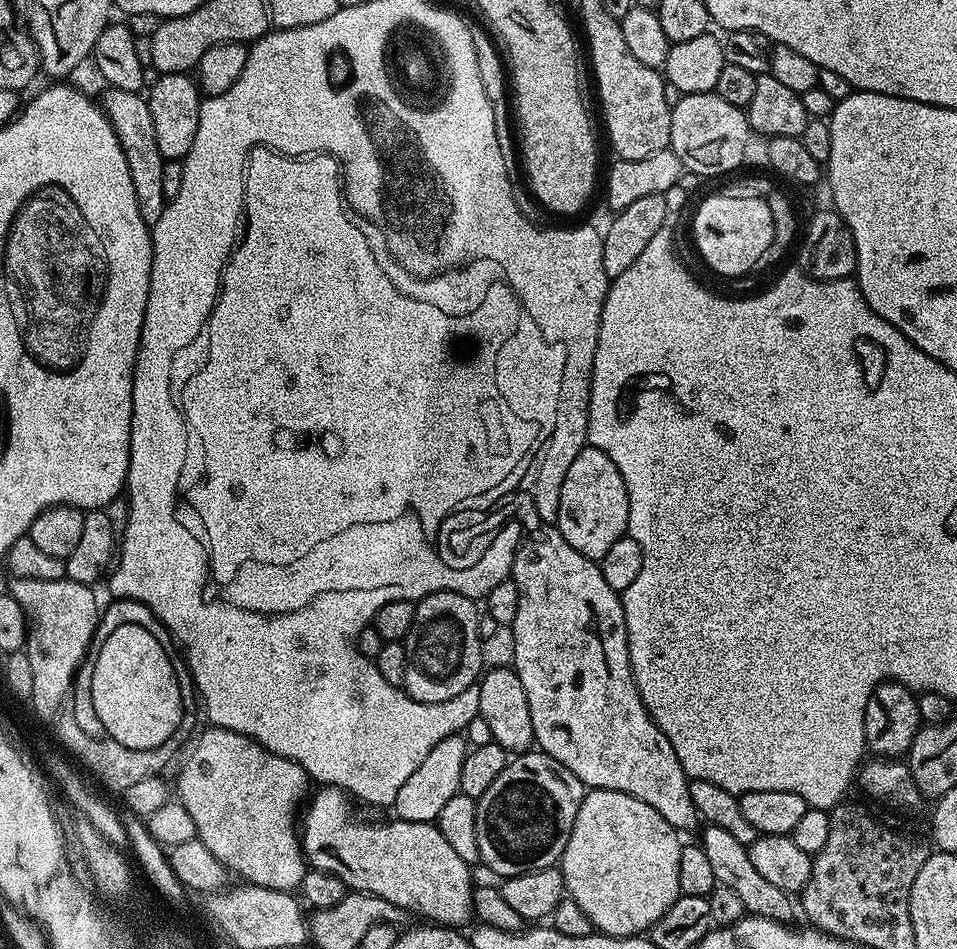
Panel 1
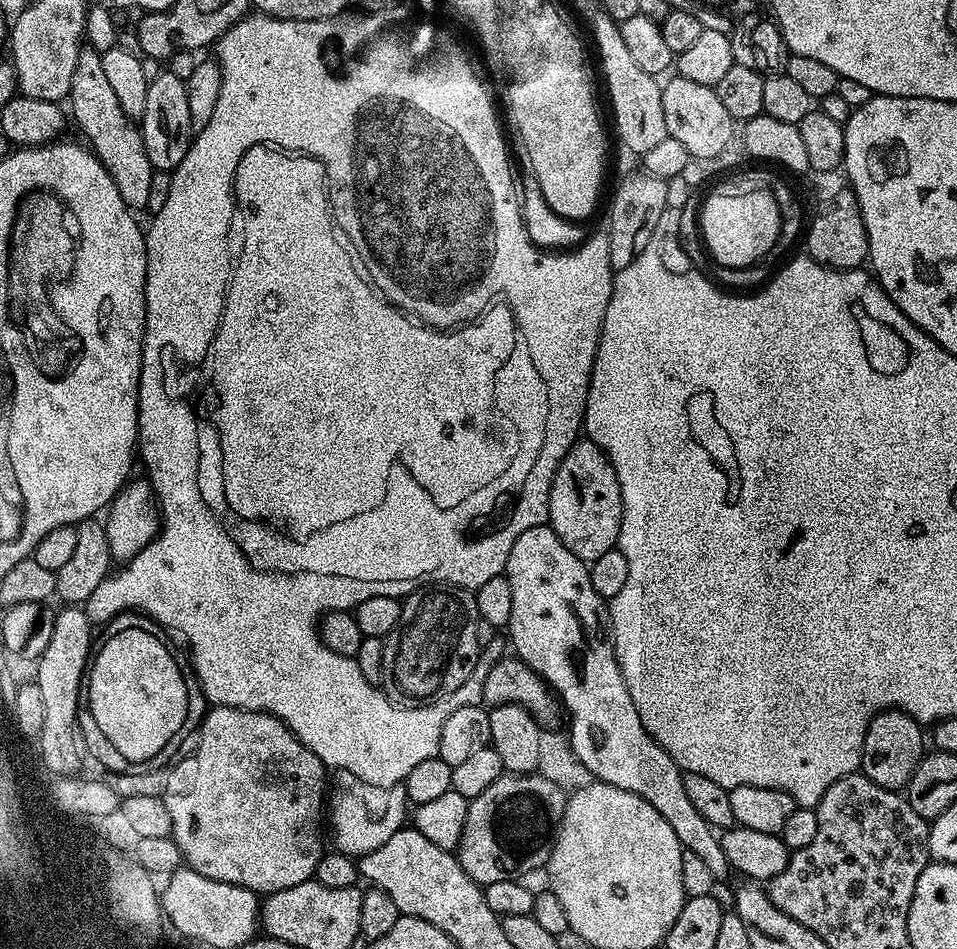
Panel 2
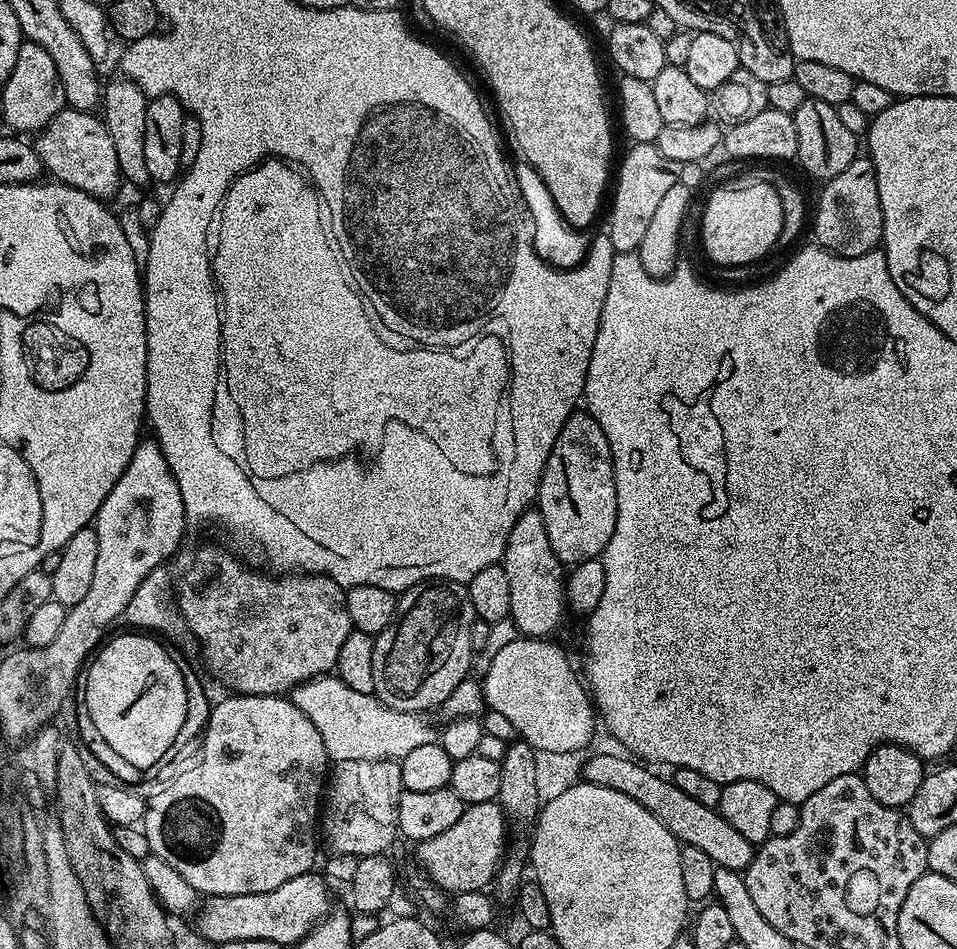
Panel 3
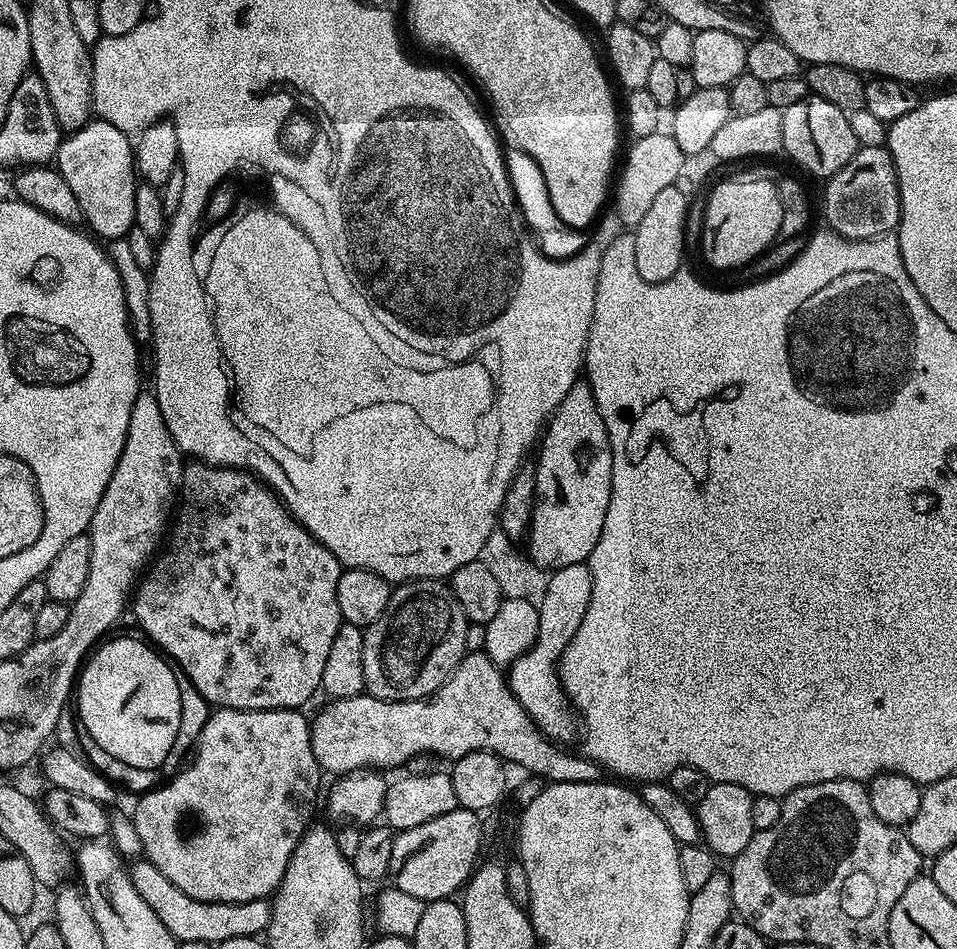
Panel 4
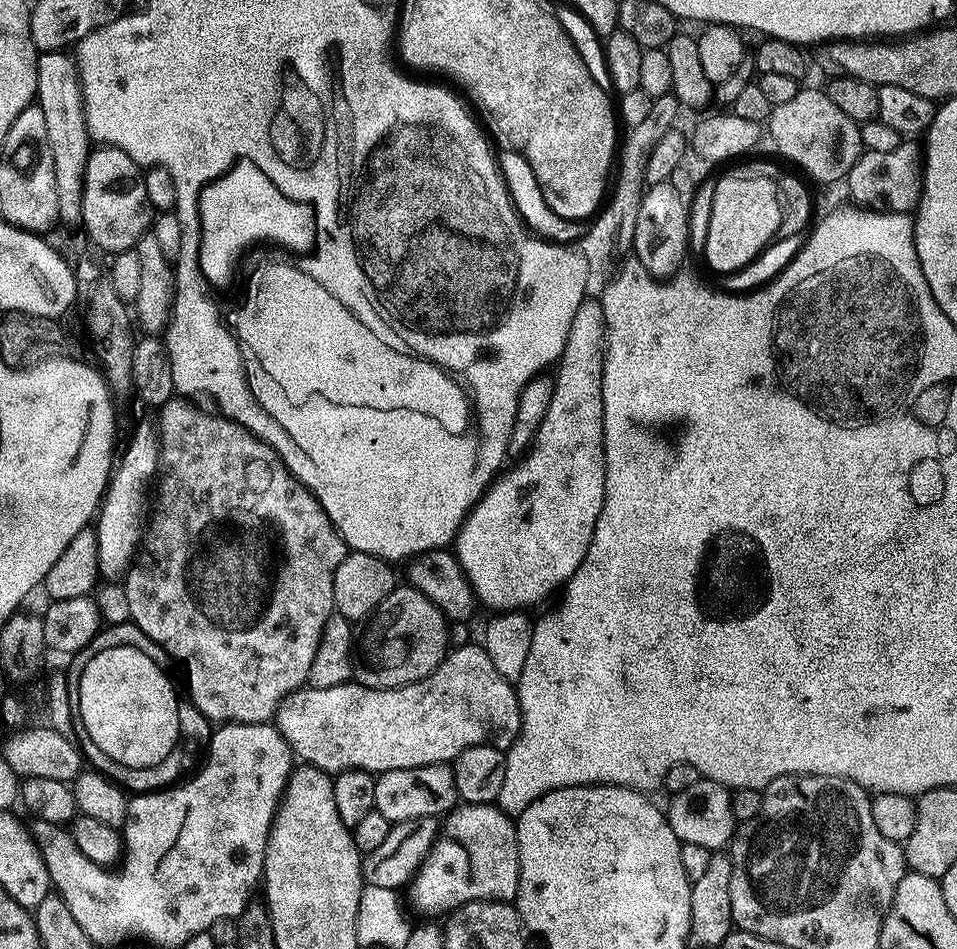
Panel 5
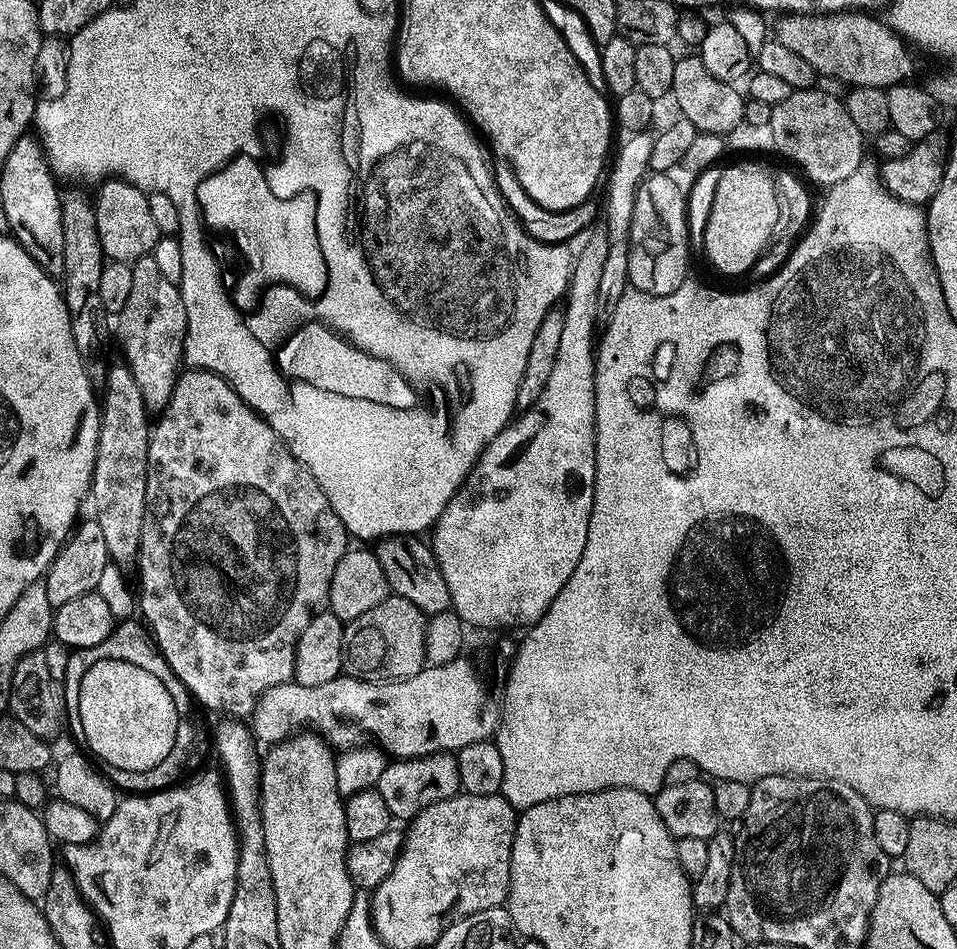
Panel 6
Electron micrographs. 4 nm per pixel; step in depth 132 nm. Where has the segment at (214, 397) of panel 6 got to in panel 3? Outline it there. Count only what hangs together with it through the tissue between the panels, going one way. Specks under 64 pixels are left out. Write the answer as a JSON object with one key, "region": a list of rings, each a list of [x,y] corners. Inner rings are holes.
{"region":[[[200,548],[192,560],[192,565],[175,581],[174,603],[177,612],[180,613],[180,619],[184,622],[185,629],[189,633],[192,631],[193,638],[200,643],[200,652],[204,655],[209,670],[233,693],[242,696],[279,696],[291,693],[292,689],[308,680],[329,675],[338,662],[338,650],[342,650],[346,638],[354,631],[350,622],[350,614],[346,610],[345,589],[341,588],[338,582],[334,582],[328,576],[315,574],[280,574],[277,576],[280,576],[277,580],[271,580],[270,577],[263,576],[260,572],[251,572],[250,569],[243,568],[224,548]]]}

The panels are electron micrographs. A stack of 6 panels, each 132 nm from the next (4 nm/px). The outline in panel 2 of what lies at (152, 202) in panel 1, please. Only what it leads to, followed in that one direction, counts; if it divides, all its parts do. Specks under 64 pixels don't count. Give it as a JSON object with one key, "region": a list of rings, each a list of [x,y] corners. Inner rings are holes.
{"region":[[[81,47],[67,99],[72,100],[72,116],[76,119],[81,134],[85,136],[83,139],[87,147],[100,159],[102,166],[106,166],[110,178],[114,178],[114,186],[118,186],[122,202],[126,202],[126,206],[133,210],[147,209],[150,202],[150,178],[154,169],[150,158],[146,158],[146,146],[139,127],[118,103],[114,89],[102,70],[100,53],[95,48]]]}

